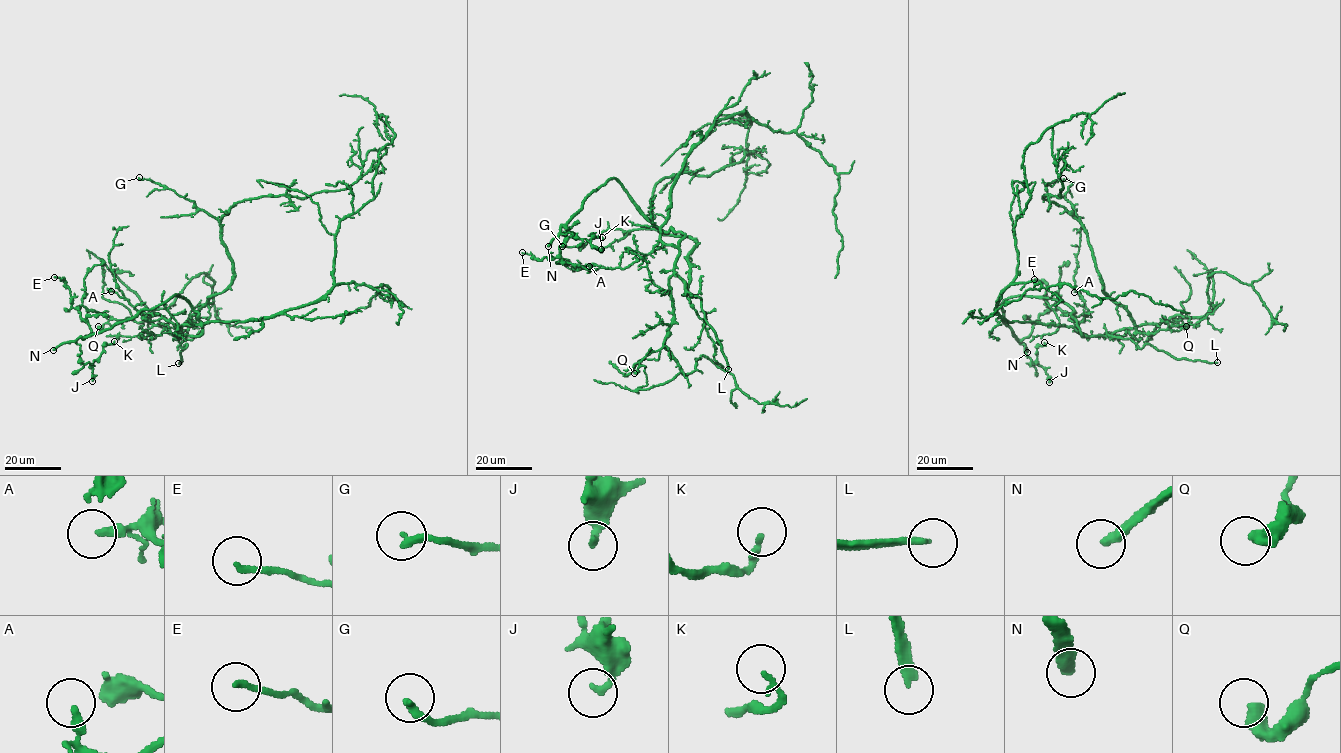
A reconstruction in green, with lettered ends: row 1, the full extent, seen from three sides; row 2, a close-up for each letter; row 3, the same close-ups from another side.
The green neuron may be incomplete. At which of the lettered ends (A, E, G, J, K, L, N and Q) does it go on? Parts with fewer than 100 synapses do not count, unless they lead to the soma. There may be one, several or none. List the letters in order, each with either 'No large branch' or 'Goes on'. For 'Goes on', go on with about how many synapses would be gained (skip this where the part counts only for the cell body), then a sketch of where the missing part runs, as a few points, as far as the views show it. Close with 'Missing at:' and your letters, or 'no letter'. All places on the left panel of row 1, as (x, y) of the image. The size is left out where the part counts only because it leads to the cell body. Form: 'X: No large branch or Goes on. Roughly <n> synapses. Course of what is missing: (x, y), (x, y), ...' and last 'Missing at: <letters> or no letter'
A: No large branch
E: No large branch
G: No large branch
J: No large branch
K: No large branch
L: Goes on. Course of what is missing: (178, 363), (160, 338), (158, 325), (143, 305), (143, 285), (131, 270), (141, 268), (151, 273)
N: Goes on. Roughly 350 synapses
Q: No large branch
Missing at: L, N

